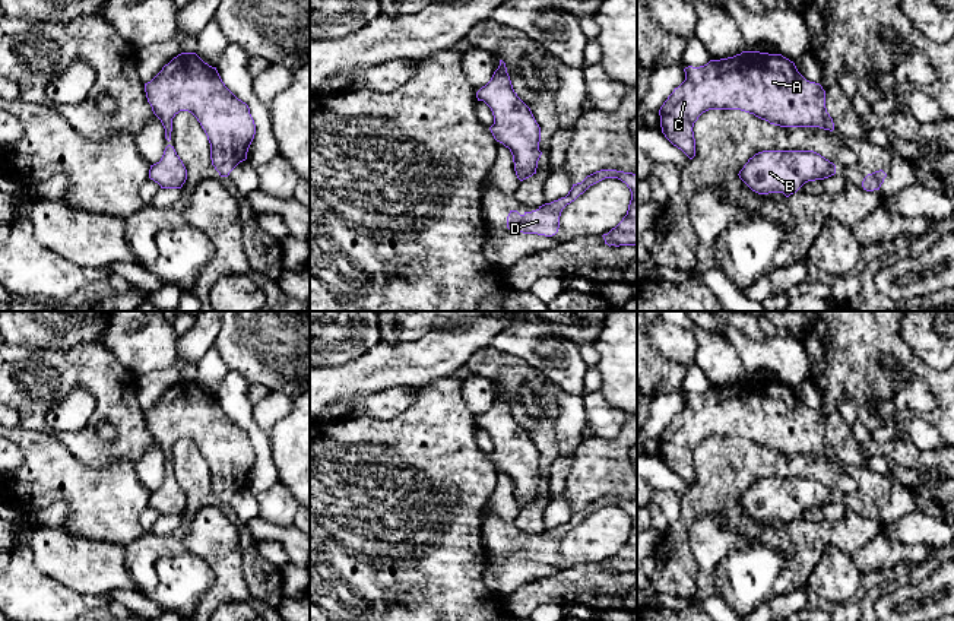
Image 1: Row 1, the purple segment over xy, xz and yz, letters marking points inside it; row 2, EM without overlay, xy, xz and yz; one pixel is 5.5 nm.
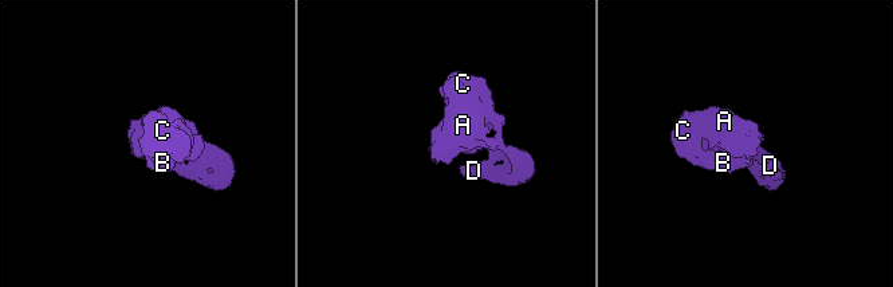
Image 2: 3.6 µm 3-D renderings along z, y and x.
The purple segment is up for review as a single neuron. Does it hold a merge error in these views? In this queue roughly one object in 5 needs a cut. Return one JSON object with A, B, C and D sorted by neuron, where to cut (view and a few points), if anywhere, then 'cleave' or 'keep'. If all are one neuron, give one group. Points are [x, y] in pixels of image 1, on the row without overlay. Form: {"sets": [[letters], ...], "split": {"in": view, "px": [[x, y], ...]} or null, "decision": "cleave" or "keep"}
{"sets": [["A", "B", "C", "D"]], "split": null, "decision": "keep"}

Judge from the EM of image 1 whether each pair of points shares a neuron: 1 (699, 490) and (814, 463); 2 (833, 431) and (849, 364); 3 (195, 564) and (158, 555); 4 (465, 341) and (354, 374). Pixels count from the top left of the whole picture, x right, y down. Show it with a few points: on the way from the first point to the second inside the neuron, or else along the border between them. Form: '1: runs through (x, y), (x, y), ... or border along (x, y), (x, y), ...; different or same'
1: runs through (728, 471), (734, 465), (785, 465); same
2: border along (836, 409), (826, 418); different
3: runs through (186, 558), (167, 555); same
4: runs through (437, 354), (422, 361), (386, 361), (382, 366); same

